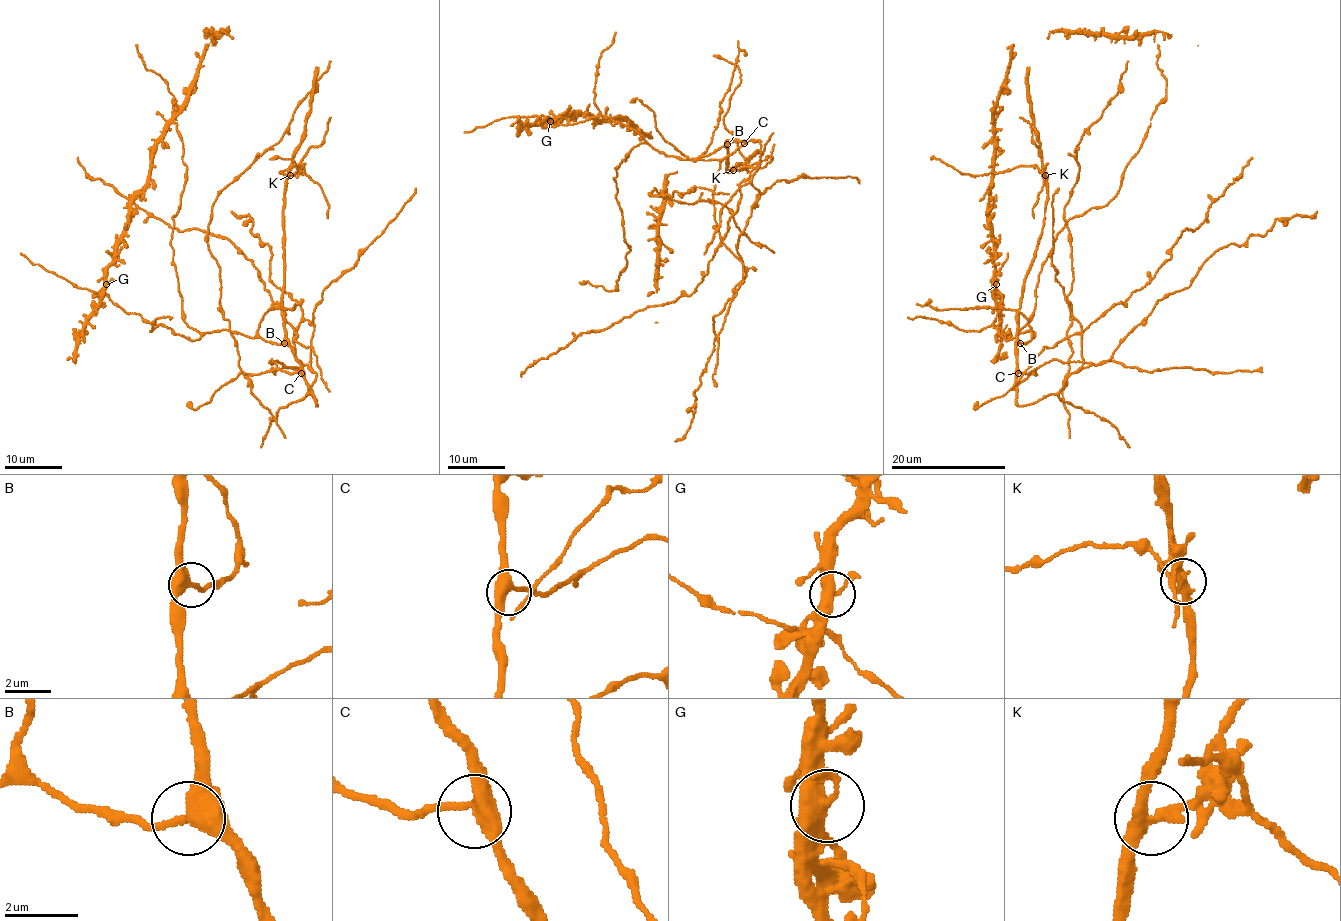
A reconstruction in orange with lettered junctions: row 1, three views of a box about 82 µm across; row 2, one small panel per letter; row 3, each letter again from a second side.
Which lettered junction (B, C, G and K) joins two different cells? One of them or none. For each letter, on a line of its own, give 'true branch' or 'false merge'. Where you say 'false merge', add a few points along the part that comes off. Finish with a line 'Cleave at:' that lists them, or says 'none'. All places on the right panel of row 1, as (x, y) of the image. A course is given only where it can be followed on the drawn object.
B: true branch
C: true branch
G: true branch
K: false merge; course (1045, 175), (1031, 165), (969, 175), (941, 159), (931, 159)
Cleave at: K

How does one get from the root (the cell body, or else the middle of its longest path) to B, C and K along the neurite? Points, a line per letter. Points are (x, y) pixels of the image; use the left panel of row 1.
B: (246, 336), (284, 343)
C: (246, 336), (278, 344), (285, 343), (292, 350), (301, 373)
K: (246, 336), (278, 344), (284, 341), (284, 200), (285, 180), (289, 175)

